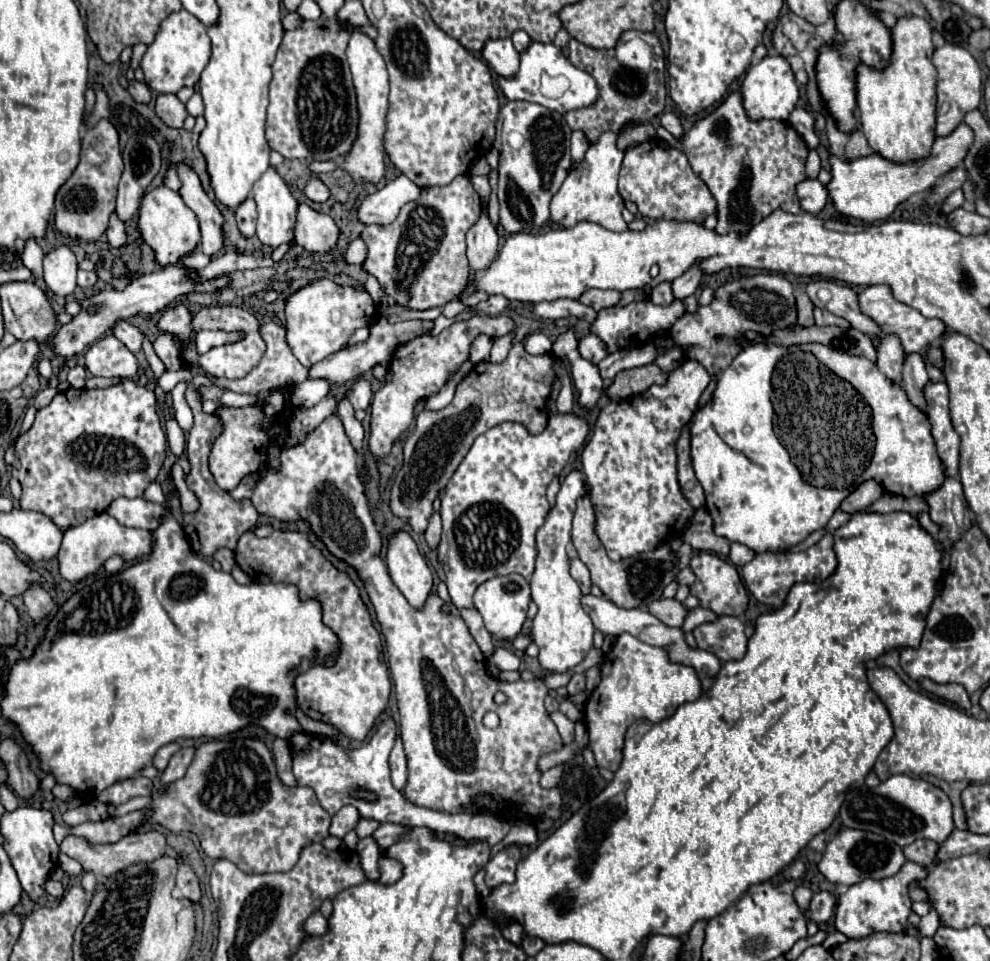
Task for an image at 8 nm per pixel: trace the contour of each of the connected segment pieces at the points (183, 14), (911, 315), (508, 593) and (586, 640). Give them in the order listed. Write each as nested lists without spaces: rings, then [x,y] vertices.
[[[186,10],[170,14],[156,34],[154,42],[148,46],[140,66],[144,70],[144,82],[158,94],[172,92],[176,94],[184,86],[194,86],[200,80],[200,74],[210,58],[210,38],[206,26]]]
[[[878,284],[878,286],[868,286],[860,292],[860,308],[866,316],[870,316],[872,320],[878,322],[878,326],[882,328],[884,334],[896,334],[902,344],[904,344],[904,350],[910,354],[910,352],[922,352],[928,344],[938,344],[942,340],[942,336],[948,332],[946,324],[938,318],[924,318],[916,308],[908,306],[908,304],[902,304],[898,302],[892,292],[890,292],[890,286],[886,284]]]
[[[518,574],[490,578],[484,584],[480,584],[476,594],[474,594],[474,606],[482,614],[484,626],[488,628],[488,632],[492,632],[500,640],[512,640],[514,636],[520,634],[520,628],[522,628],[522,624],[526,620],[528,602],[530,602],[528,580],[518,576]]]
[[[572,470],[560,486],[556,496],[556,506],[550,510],[544,526],[536,534],[538,542],[538,556],[536,556],[536,570],[532,574],[532,600],[538,604],[538,614],[534,616],[532,626],[532,640],[540,648],[538,662],[548,672],[566,672],[576,668],[586,654],[592,650],[592,636],[594,624],[590,616],[580,606],[580,586],[570,576],[568,568],[568,552],[566,546],[570,542],[572,530],[572,514],[576,508],[576,500],[584,494],[584,478],[580,470]]]

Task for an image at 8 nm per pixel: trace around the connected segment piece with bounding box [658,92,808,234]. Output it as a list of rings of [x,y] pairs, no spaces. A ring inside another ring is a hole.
[[[732,92],[714,112],[698,120],[682,138],[674,138],[666,128],[658,128],[658,136],[670,146],[686,154],[690,168],[698,174],[718,202],[716,232],[746,234],[754,224],[762,222],[770,212],[784,210],[800,214],[796,184],[806,180],[804,162],[808,146],[798,132],[782,120],[752,122],[746,116],[742,94]]]

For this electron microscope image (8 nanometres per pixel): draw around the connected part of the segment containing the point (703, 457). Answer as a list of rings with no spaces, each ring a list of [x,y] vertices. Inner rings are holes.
[[[754,344],[754,346],[744,348],[742,352],[738,352],[738,356],[732,360],[732,364],[718,374],[718,386],[714,390],[714,396],[712,396],[708,406],[704,406],[702,410],[698,410],[694,414],[694,418],[690,422],[690,432],[692,432],[692,464],[696,464],[696,478],[700,480],[702,488],[706,492],[706,510],[710,512],[710,516],[714,520],[716,534],[728,538],[730,542],[746,544],[754,552],[766,552],[766,550],[782,552],[784,548],[802,542],[810,532],[824,528],[828,524],[828,520],[832,518],[834,510],[840,506],[840,502],[856,486],[860,486],[864,480],[874,478],[890,494],[898,494],[898,496],[904,496],[904,498],[928,494],[928,492],[936,490],[944,480],[942,462],[940,462],[940,458],[936,454],[936,444],[934,444],[934,438],[930,434],[930,422],[928,422],[926,414],[920,412],[916,406],[912,406],[906,392],[898,384],[894,386],[884,374],[880,374],[880,370],[878,370],[878,366],[874,362],[866,360],[864,356],[850,356],[846,352],[826,348],[822,344],[802,344],[802,346],[788,346],[788,348],[776,346],[776,344]],[[776,366],[790,366],[790,396],[796,396],[796,416],[798,416],[796,418],[796,462],[792,462],[788,451],[774,433],[774,406],[772,406],[772,400],[764,400],[764,402],[754,400],[754,398],[770,398],[772,396],[772,374],[774,374]],[[872,430],[874,436],[876,436],[876,442],[874,442],[874,452],[872,452],[870,464],[868,464],[868,442],[872,444]]]

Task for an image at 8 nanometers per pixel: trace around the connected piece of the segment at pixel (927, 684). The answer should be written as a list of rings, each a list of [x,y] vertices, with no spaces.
[[[924,678],[924,680],[920,682],[920,686],[922,686],[926,692],[930,692],[930,694],[942,698],[942,700],[954,702],[956,706],[960,706],[960,708],[964,708],[964,710],[970,710],[970,698],[968,698],[964,686],[960,686],[960,684],[938,684],[938,682],[932,682],[932,680]]]

